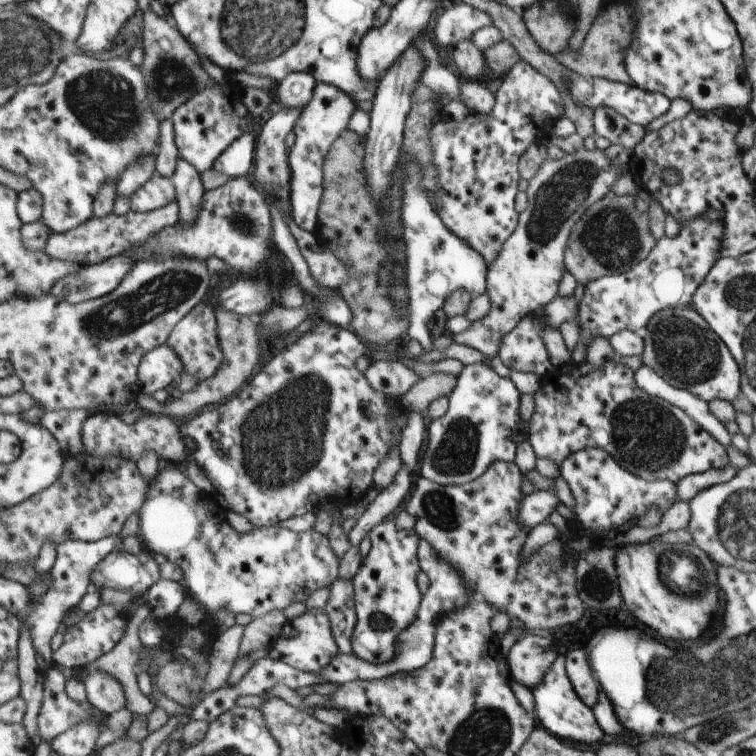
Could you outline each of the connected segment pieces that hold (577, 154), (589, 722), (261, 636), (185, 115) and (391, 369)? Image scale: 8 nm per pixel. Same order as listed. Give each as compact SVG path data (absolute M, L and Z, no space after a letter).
M579 148L572 154L566 154L559 160L548 159L541 164L537 173L527 184L527 207L519 214L518 228L506 239L502 251L486 269L485 284L487 298L491 308L487 315L477 322L471 323L467 330L452 337L453 343L471 347L485 356L496 356L501 338L515 328L517 322L527 313L539 312L557 295L557 284L563 276L565 246L571 236L573 224L583 216L583 212L600 200L613 186L613 182L621 176L621 168L613 164L602 150Z
M558 654L555 661L546 674L543 674L542 682L530 689L533 696L533 717L536 725L547 730L552 736L562 741L589 746L594 742L602 741L605 734L598 726L593 711L582 702L571 687L565 670L565 659L563 654Z
M281 610L268 611L263 617L251 619L251 622L243 628L240 658L247 656L249 652L270 647L286 622Z
M220 85L195 94L189 102L179 106L172 122L180 157L189 162L199 173L212 170L215 160L234 145L239 138L251 131L253 116L243 104L243 89L239 86Z
M395 360L371 361L363 374L375 392L397 399L419 378L412 369Z

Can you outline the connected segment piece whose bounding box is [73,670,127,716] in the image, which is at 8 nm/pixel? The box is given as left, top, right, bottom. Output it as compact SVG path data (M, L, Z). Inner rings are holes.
M75 670L73 676L83 680L91 706L103 710L107 716L127 707L125 689L121 682L115 676L111 676L109 672L95 670L91 674L85 674L85 678L81 678L79 672Z

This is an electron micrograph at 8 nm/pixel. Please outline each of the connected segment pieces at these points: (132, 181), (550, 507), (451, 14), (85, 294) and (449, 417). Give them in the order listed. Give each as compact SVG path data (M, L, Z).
M147 154L143 162L131 164L131 168L123 174L117 182L117 196L131 198L139 188L142 188L152 177L158 173L154 154Z
M555 489L534 491L530 490L527 498L523 498L519 502L519 509L517 522L525 524L529 530L533 529L537 524L545 521L545 519L555 511L557 506L557 496L555 496Z
M452 1L452 5L437 16L433 26L433 42L445 47L456 45L459 40L471 38L479 28L491 25L485 12L473 9L467 4Z
M127 256L110 257L101 263L87 265L81 272L63 278L52 294L69 304L81 304L110 294L119 287L123 278L133 270L136 264Z
M475 362L475 364L467 364L463 366L461 371L457 374L455 387L451 390L448 398L448 406L446 412L437 419L431 420L427 428L427 447L423 454L420 454L418 469L416 475L429 480L442 486L449 485L463 485L475 480L475 478L482 477L486 470L494 464L496 461L512 462L514 458L514 448L521 440L526 440L528 437L528 429L525 428L525 424L521 422L518 414L518 405L520 400L520 394L515 386L510 382L509 378L501 378L495 372L481 362Z

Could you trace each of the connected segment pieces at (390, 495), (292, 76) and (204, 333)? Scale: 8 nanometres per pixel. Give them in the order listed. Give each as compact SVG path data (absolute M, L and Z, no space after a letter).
M400 466L399 470L395 472L393 480L385 488L378 490L373 501L369 502L364 511L360 511L355 526L347 532L347 539L351 547L357 547L375 527L375 524L384 520L387 514L395 512L395 508L401 504L411 488L412 475L412 472L409 472L405 466Z
M291 72L277 84L281 108L303 109L311 99L316 81L307 72Z
M208 302L199 304L195 306L194 310L191 310L190 314L187 314L186 318L183 318L182 322L179 322L178 326L175 326L175 330L171 332L166 343L167 346L172 346L173 350L179 354L179 358L183 360L185 373L191 376L195 374L199 383L213 378L225 360L222 342L218 340L215 332L217 330L216 322L213 306Z

